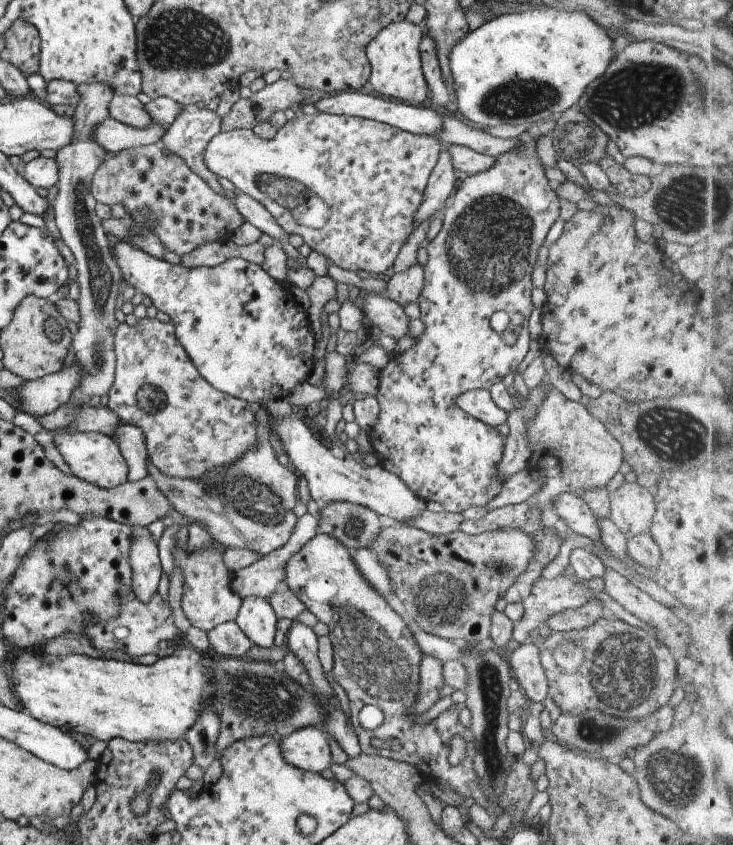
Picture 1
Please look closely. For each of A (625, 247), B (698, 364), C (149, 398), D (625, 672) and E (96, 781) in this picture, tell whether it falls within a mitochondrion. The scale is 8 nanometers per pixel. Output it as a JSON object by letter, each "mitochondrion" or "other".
{"A":"other","B":"other","C":"mitochondrion","D":"mitochondrion","E":"other"}

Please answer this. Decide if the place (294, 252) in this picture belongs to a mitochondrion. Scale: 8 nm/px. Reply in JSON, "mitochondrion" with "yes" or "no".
{"mitochondrion":"no"}

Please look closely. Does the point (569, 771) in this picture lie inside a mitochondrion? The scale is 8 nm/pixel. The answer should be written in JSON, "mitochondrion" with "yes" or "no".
{"mitochondrion":"no"}

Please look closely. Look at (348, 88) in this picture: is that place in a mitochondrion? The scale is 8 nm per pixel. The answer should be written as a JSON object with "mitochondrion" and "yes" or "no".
{"mitochondrion":"no"}

